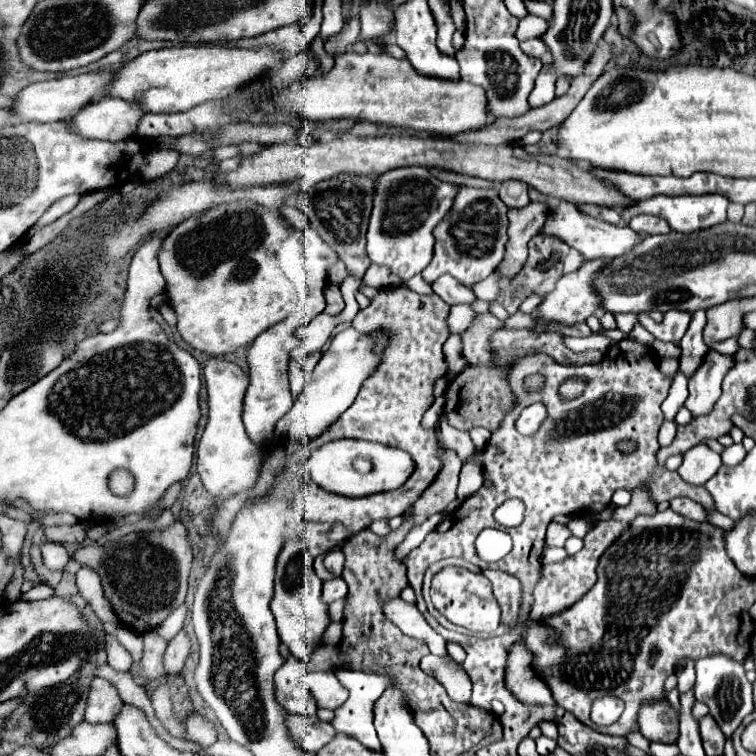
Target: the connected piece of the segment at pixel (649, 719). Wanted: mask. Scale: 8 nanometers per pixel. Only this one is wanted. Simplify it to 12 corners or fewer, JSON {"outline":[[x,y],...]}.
{"outline":[[668,700],[645,703],[637,715],[647,741],[673,745],[679,719]]}

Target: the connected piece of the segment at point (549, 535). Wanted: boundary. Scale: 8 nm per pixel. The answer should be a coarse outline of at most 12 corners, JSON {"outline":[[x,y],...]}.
{"outline":[[552,521],[547,528],[545,543],[564,547],[571,536],[566,525]]}

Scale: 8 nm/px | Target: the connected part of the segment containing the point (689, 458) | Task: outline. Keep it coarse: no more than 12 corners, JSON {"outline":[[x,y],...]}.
{"outline":[[707,445],[685,453],[677,469],[683,481],[705,485],[721,467]]}

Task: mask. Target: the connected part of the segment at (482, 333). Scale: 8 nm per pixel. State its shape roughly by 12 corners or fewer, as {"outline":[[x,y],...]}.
{"outline":[[491,313],[477,315],[463,333],[471,363],[495,359],[489,339],[499,329]]}

